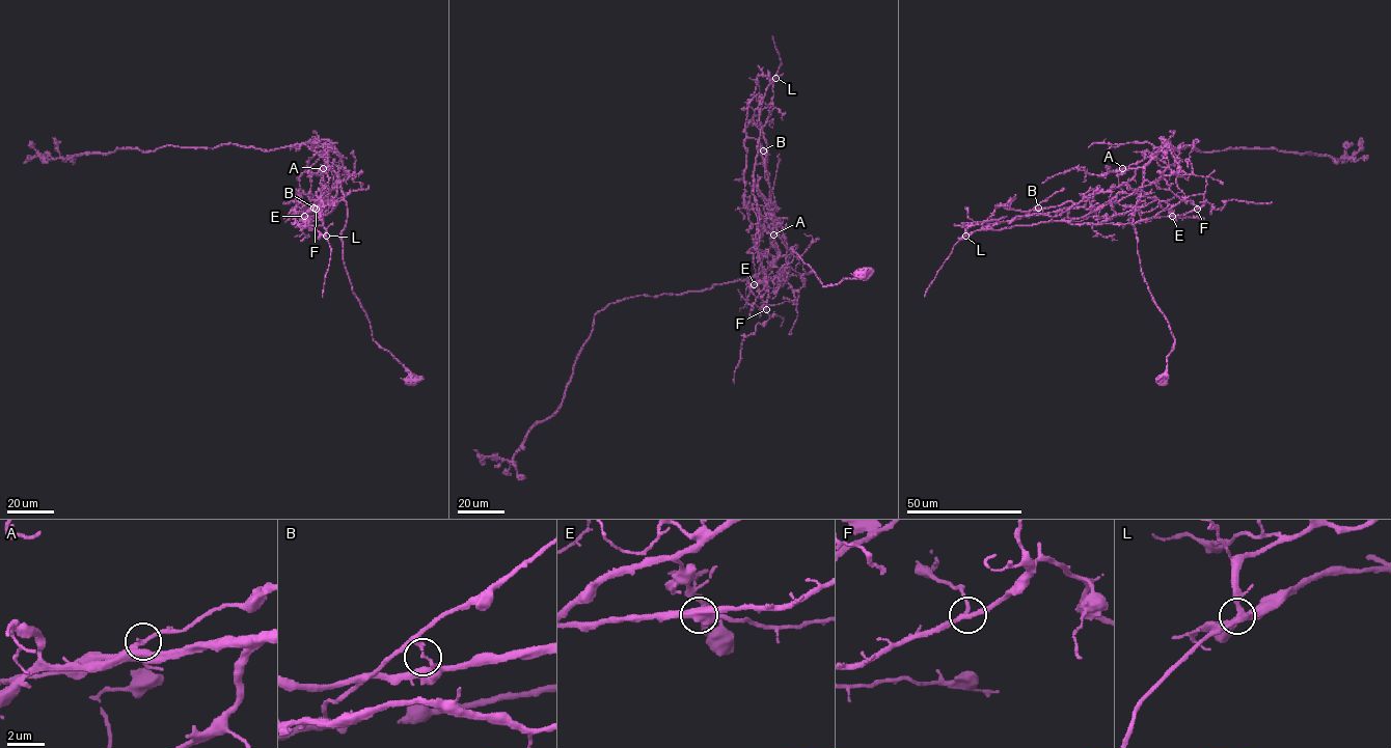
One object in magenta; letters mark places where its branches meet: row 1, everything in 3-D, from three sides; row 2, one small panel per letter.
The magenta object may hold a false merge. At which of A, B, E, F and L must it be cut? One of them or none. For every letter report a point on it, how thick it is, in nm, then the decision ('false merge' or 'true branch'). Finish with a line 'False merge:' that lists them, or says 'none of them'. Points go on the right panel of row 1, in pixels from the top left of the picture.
A: (1122, 168) | 360 nm | true branch
B: (1038, 208) | 170 nm | false merge
E: (1172, 216) | 190 nm | true branch
F: (1197, 209) | 220 nm | true branch
L: (965, 236) | 280 nm | true branch
False merge: B

